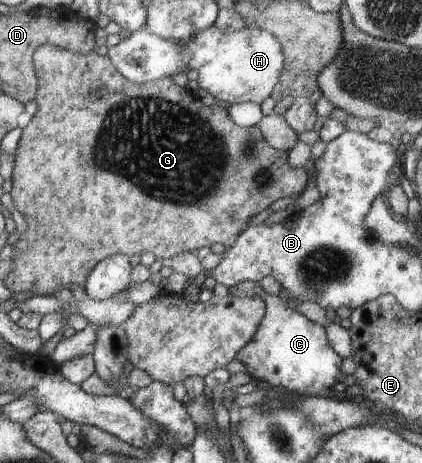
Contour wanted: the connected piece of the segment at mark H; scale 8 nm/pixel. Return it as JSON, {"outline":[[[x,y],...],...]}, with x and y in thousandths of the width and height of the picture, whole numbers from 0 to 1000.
{"outline":[[[500,54],[464,69],[438,95],[419,95],[329,58],[306,80],[254,102],[251,121],[296,171],[322,181],[462,149],[469,188],[545,225],[616,225],[640,205],[673,145],[673,112],[659,84],[628,65],[585,56],[555,69],[526,69]]]}

